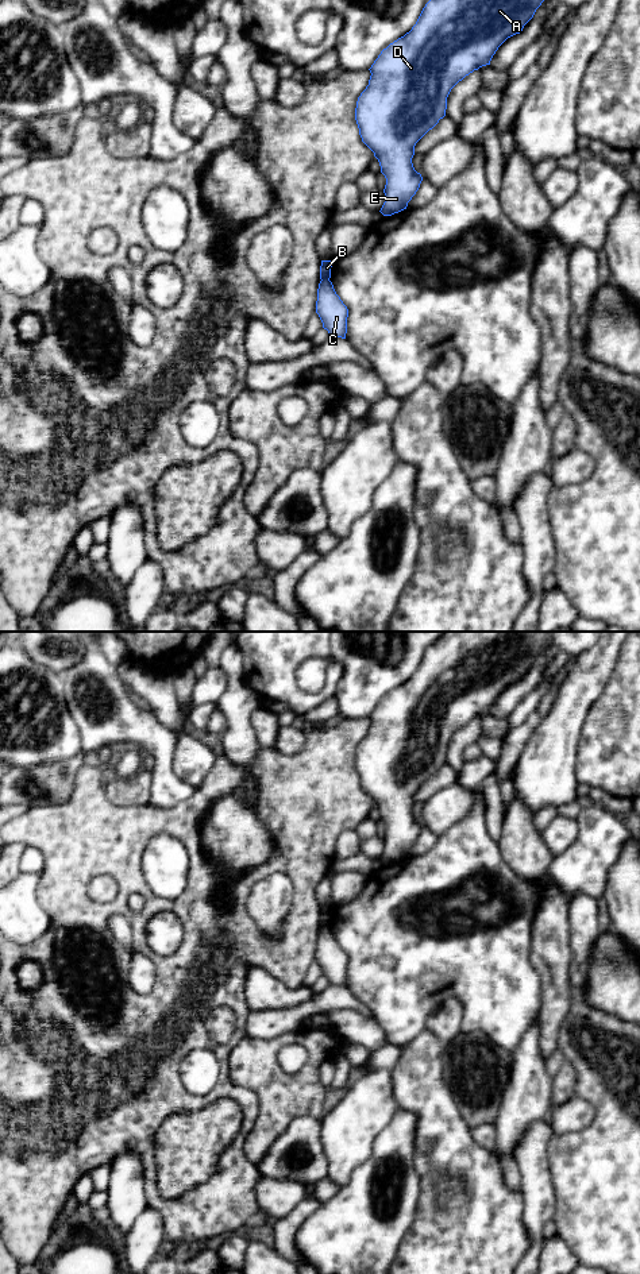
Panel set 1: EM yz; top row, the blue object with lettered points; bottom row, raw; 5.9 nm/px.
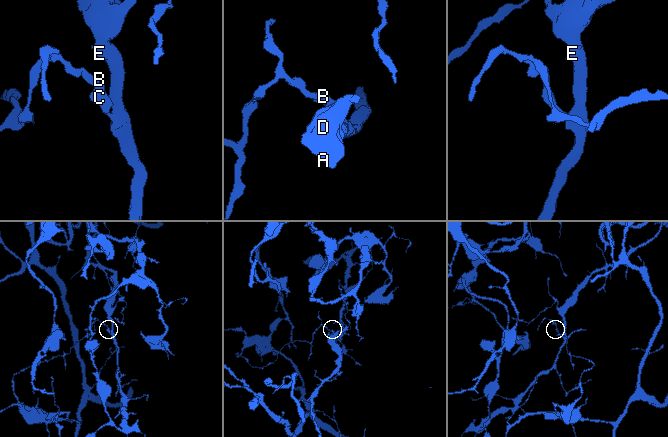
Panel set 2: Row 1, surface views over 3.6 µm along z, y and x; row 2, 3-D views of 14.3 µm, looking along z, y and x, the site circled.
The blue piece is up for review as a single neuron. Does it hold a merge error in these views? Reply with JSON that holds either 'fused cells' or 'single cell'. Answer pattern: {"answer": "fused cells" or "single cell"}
{"answer": "fused cells"}

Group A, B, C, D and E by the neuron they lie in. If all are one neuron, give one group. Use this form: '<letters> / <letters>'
A C D E / B

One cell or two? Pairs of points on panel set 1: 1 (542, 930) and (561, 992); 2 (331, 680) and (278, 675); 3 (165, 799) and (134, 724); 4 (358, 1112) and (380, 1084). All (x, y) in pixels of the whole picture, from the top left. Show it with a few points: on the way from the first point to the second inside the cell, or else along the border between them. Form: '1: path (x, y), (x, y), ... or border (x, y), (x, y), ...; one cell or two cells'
1: path (551, 945), (555, 977); one cell
2: path (322, 694), (317, 698), (301, 698), (292, 688); one cell
3: path (165, 780), (164, 753), (153, 742); one cell
4: path (365, 1105), (374, 1091); one cell

